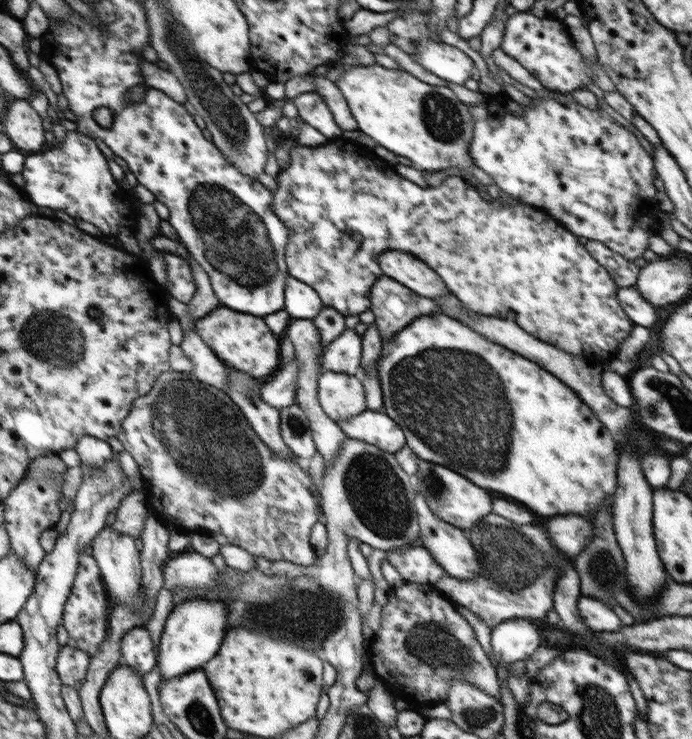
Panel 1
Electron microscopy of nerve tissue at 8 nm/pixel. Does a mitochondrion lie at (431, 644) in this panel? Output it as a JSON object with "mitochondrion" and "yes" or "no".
{"mitochondrion":"yes"}

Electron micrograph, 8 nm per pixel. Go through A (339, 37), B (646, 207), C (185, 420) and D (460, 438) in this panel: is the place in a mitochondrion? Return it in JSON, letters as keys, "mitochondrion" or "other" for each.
{"A":"other","B":"other","C":"mitochondrion","D":"mitochondrion"}

